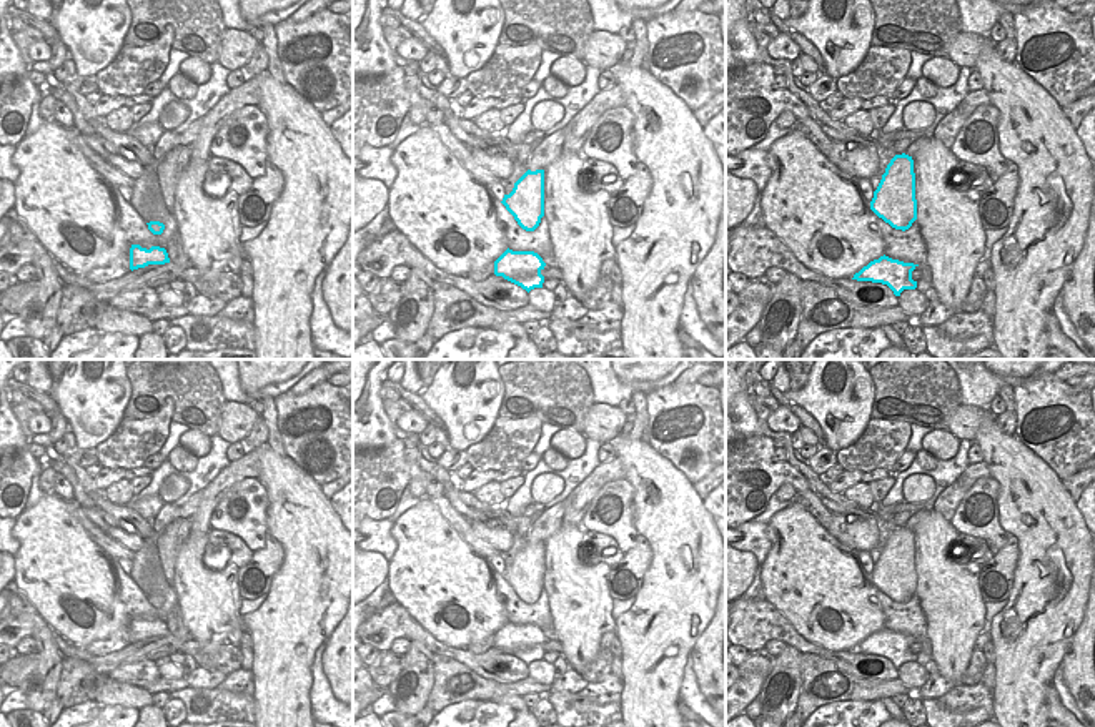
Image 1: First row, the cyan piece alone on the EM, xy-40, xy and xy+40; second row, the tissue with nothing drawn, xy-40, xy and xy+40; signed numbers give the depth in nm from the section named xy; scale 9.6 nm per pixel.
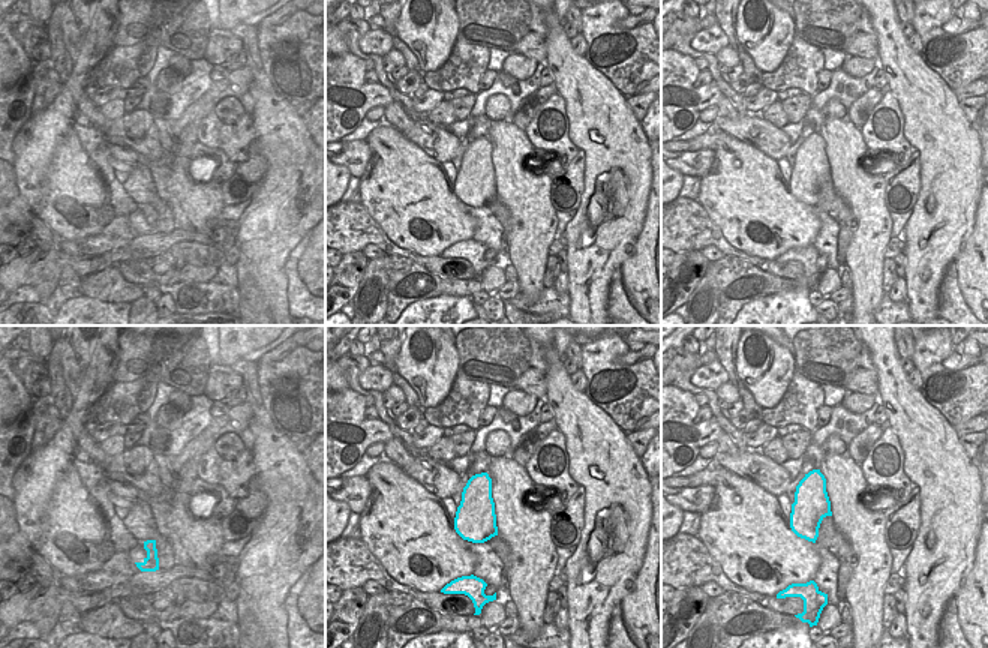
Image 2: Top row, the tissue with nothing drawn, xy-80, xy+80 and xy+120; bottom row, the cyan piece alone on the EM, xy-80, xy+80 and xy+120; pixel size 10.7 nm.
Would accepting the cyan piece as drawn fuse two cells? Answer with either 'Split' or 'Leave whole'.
Split

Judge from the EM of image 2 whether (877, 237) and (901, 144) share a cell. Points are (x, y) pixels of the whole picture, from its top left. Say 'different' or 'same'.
different

